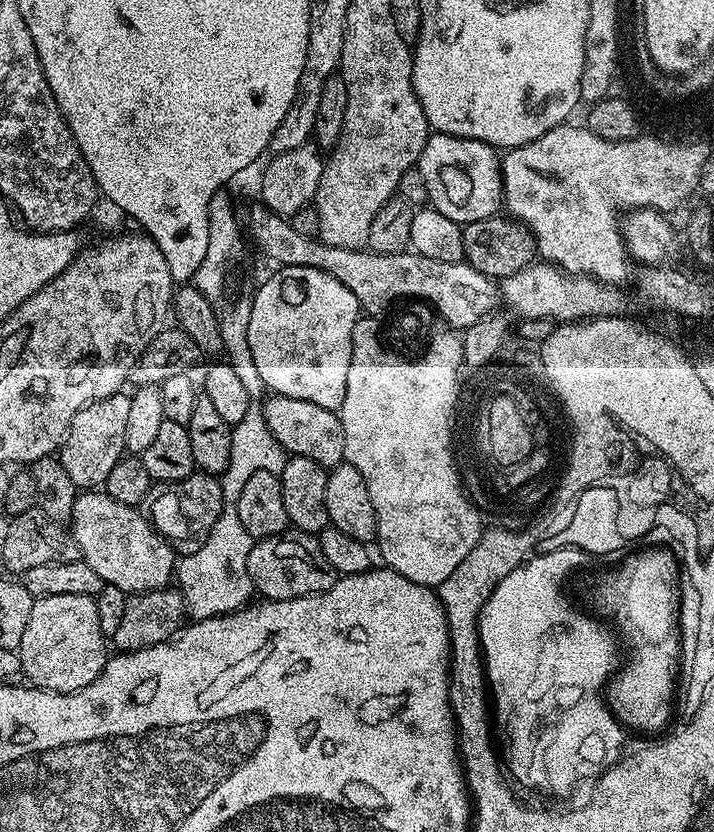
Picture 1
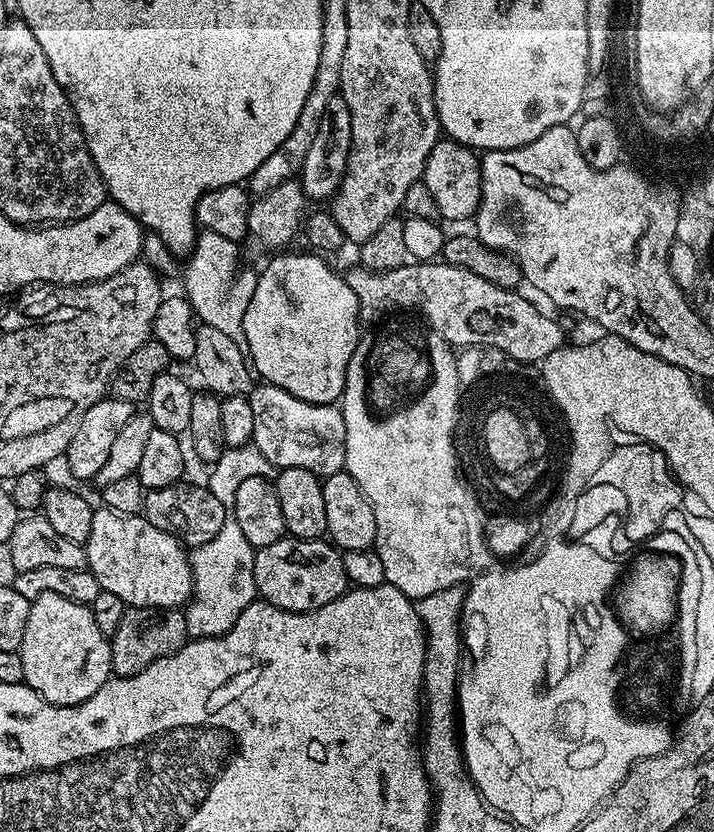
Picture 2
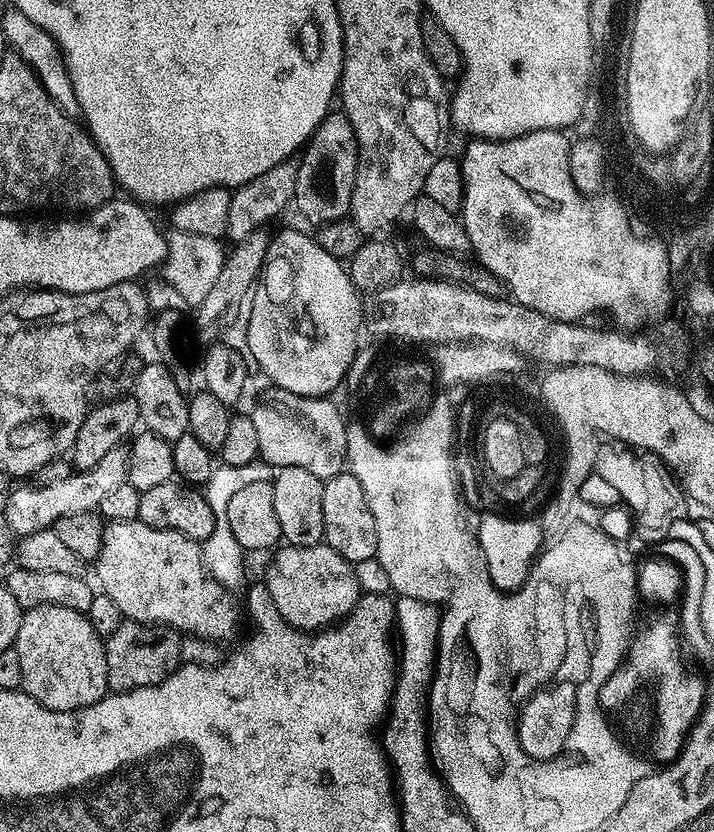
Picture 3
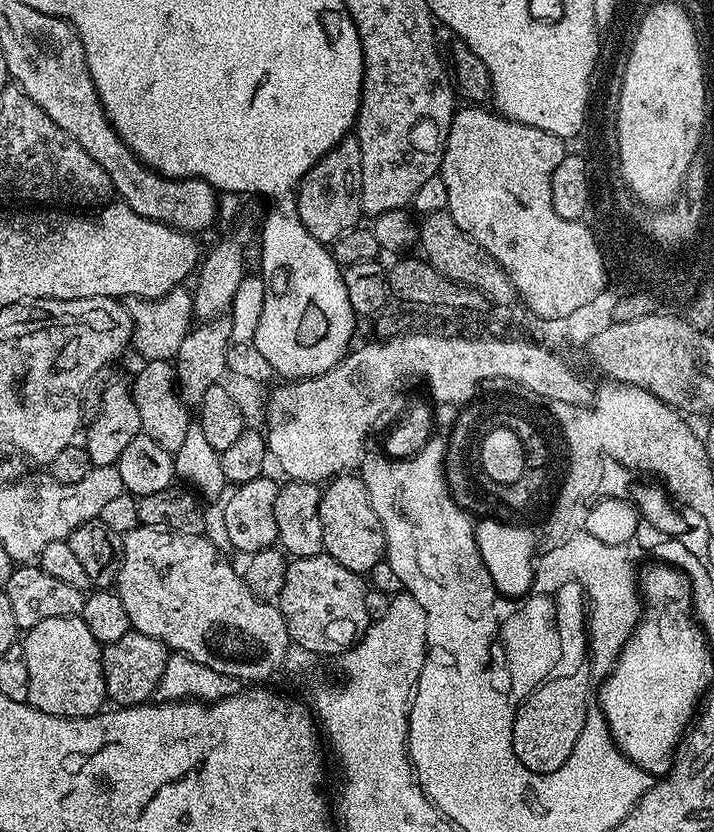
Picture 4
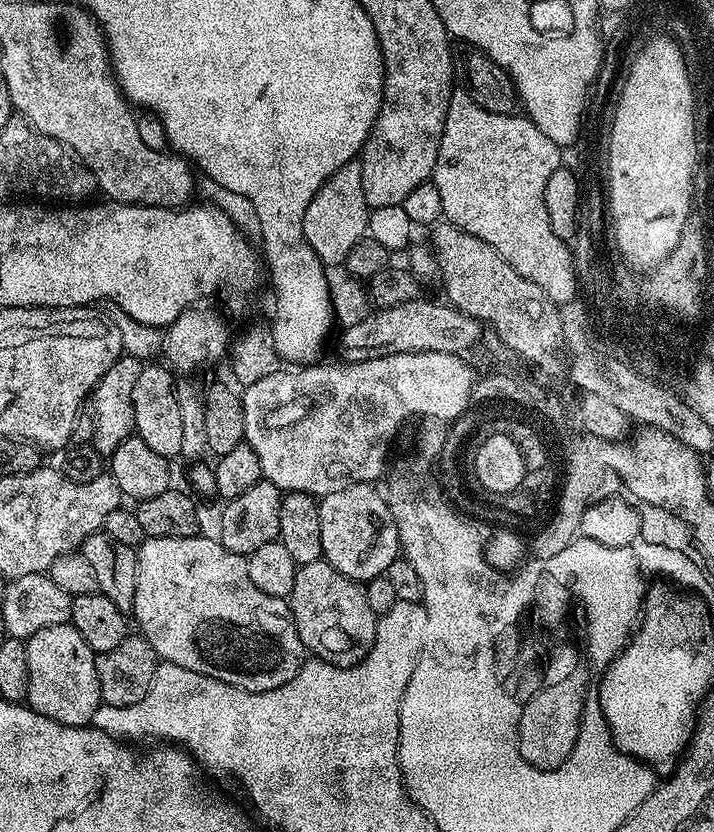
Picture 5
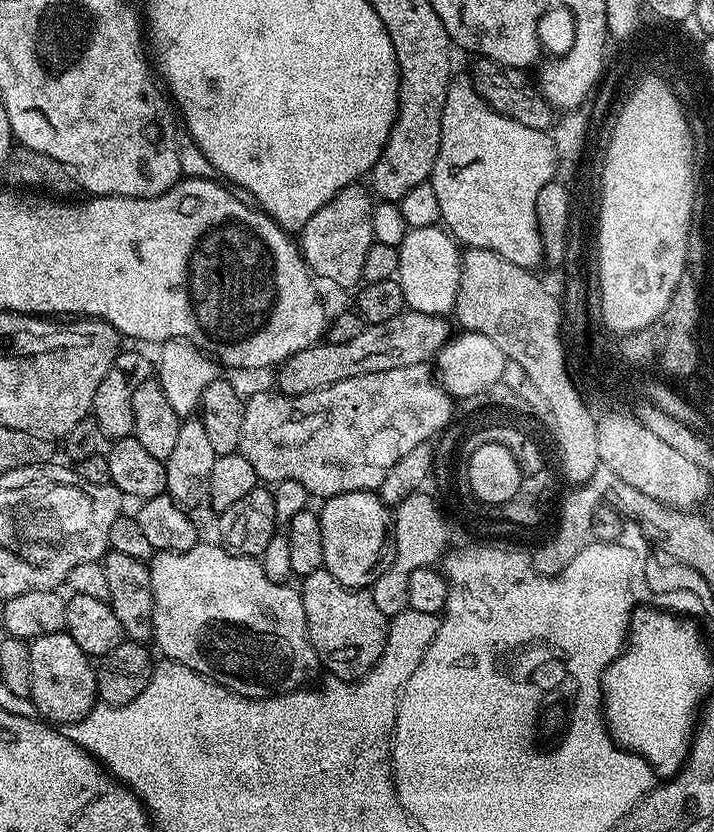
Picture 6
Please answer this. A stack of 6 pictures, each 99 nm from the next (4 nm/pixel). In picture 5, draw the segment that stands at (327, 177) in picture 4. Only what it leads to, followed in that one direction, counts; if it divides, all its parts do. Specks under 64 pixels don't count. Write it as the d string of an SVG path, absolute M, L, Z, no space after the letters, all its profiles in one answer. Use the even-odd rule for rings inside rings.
M359 162L341 168L318 190L306 210L304 233L306 242L310 242L314 254L318 254L325 266L343 265L356 244L368 236L369 211L366 193L362 190L362 166Z

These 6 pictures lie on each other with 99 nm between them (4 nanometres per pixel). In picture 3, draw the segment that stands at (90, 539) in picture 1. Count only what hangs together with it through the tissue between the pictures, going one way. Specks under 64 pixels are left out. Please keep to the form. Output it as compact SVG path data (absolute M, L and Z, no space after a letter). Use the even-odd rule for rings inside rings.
M139 518L105 523L100 559L95 561L94 568L101 586L104 587L101 588L103 595L114 598L118 610L122 610L122 614L129 620L167 626L181 634L209 642L232 640L240 628L242 608L241 605L240 608L236 605L236 600L232 597L235 595L208 575L201 545L174 530L146 526Z

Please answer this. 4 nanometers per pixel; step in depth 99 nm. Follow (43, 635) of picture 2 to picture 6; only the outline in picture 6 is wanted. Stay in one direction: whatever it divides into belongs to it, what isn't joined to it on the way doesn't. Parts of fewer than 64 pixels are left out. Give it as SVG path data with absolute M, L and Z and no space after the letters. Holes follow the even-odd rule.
M66 630L33 640L29 643L28 649L32 676L30 699L37 713L45 721L56 726L77 724L98 703L96 669L93 661L82 650L82 646L78 646L78 642L70 638Z

